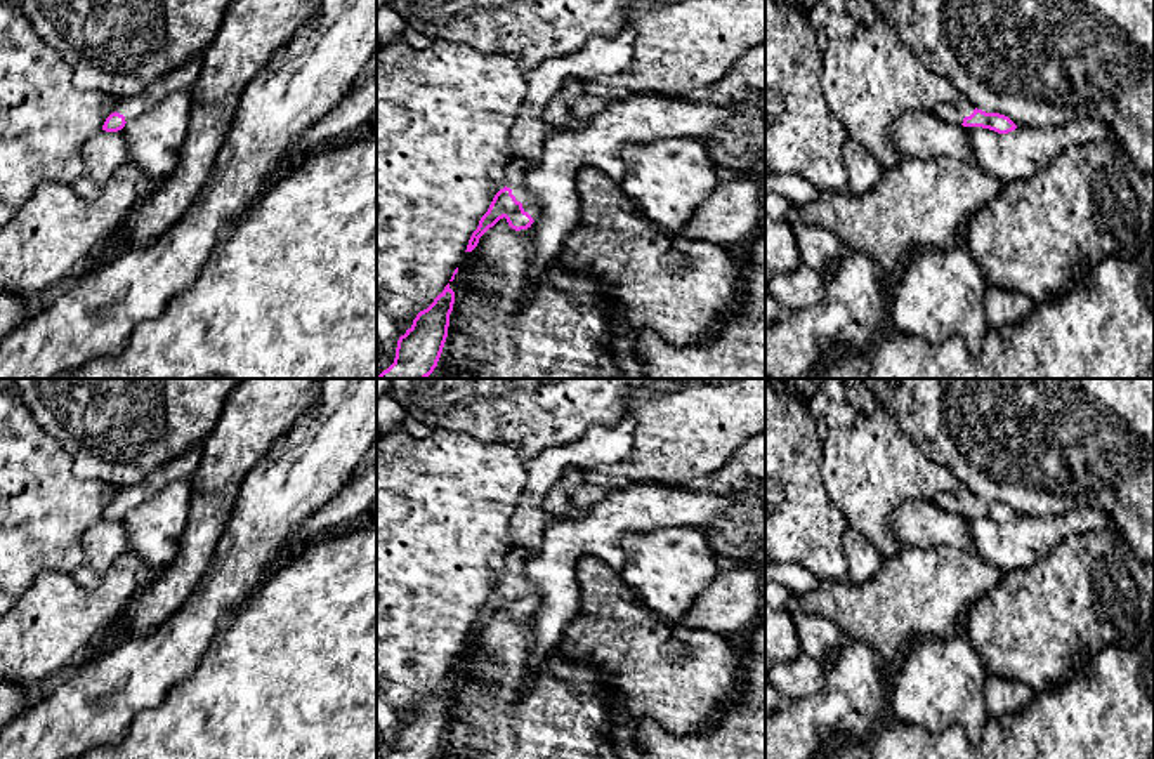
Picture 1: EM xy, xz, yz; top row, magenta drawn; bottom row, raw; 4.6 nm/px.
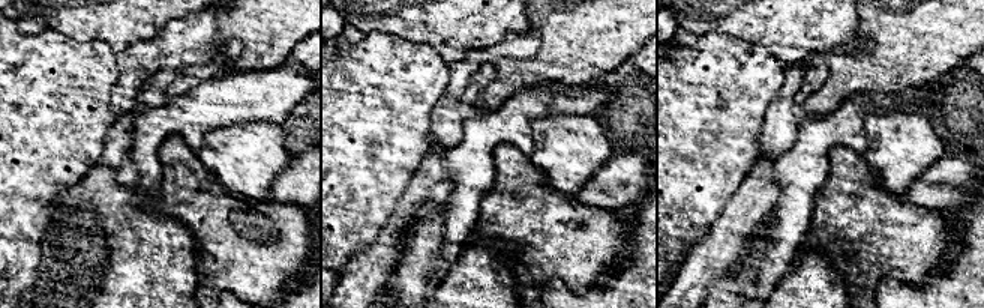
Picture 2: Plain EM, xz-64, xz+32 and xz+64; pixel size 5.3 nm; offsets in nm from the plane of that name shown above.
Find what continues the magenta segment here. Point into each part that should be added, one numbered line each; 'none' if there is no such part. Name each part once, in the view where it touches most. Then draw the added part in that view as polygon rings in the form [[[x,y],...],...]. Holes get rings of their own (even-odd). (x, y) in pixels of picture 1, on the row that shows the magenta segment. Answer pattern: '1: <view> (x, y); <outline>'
1: xz (516, 174); [[[512,160],[507,168],[507,188],[512,189],[512,195],[517,201],[522,203],[524,212],[528,212],[533,221],[540,217],[540,207],[526,188],[526,174],[529,168],[522,160]]]

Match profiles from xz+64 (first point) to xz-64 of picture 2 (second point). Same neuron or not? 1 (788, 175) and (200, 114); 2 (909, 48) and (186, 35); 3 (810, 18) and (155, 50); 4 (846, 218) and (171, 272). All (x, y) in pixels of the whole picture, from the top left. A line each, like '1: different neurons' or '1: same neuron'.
1: same neuron
2: different neurons
3: different neurons
4: different neurons

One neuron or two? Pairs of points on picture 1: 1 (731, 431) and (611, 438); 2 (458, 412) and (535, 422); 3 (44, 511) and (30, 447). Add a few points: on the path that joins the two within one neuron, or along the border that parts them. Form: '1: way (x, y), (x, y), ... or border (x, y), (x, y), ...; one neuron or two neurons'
1: border (623, 414), (634, 421), (632, 454), (604, 464); two neurons
2: way (478, 412), (516, 412); one neuron
3: way (30, 495), (30, 462); one neuron

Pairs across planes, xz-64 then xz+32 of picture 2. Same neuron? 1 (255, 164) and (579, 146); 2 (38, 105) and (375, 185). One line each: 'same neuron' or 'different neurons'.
1: same neuron
2: same neuron

